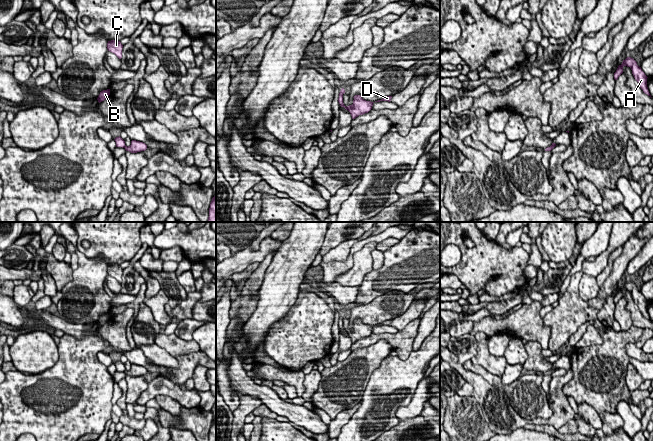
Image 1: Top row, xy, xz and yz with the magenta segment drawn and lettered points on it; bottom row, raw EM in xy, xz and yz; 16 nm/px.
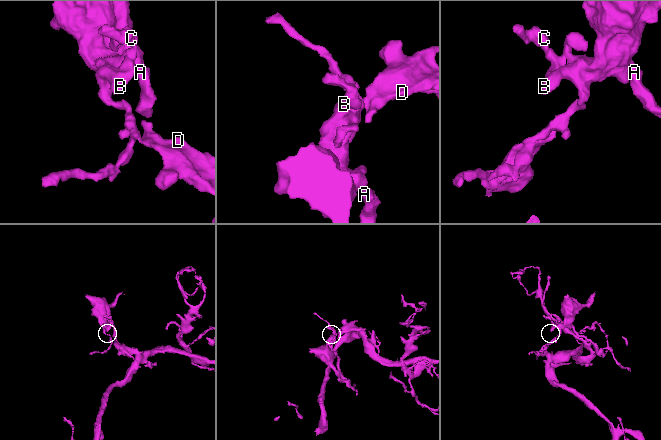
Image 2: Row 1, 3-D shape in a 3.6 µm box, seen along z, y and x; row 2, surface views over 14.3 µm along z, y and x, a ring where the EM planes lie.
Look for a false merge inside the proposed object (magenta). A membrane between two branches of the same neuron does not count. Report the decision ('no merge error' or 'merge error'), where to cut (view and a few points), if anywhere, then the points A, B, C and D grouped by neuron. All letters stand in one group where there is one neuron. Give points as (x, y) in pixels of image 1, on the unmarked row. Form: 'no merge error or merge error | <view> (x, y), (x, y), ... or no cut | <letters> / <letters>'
merge error | xz (346, 331), (349, 334) | A B C / D

